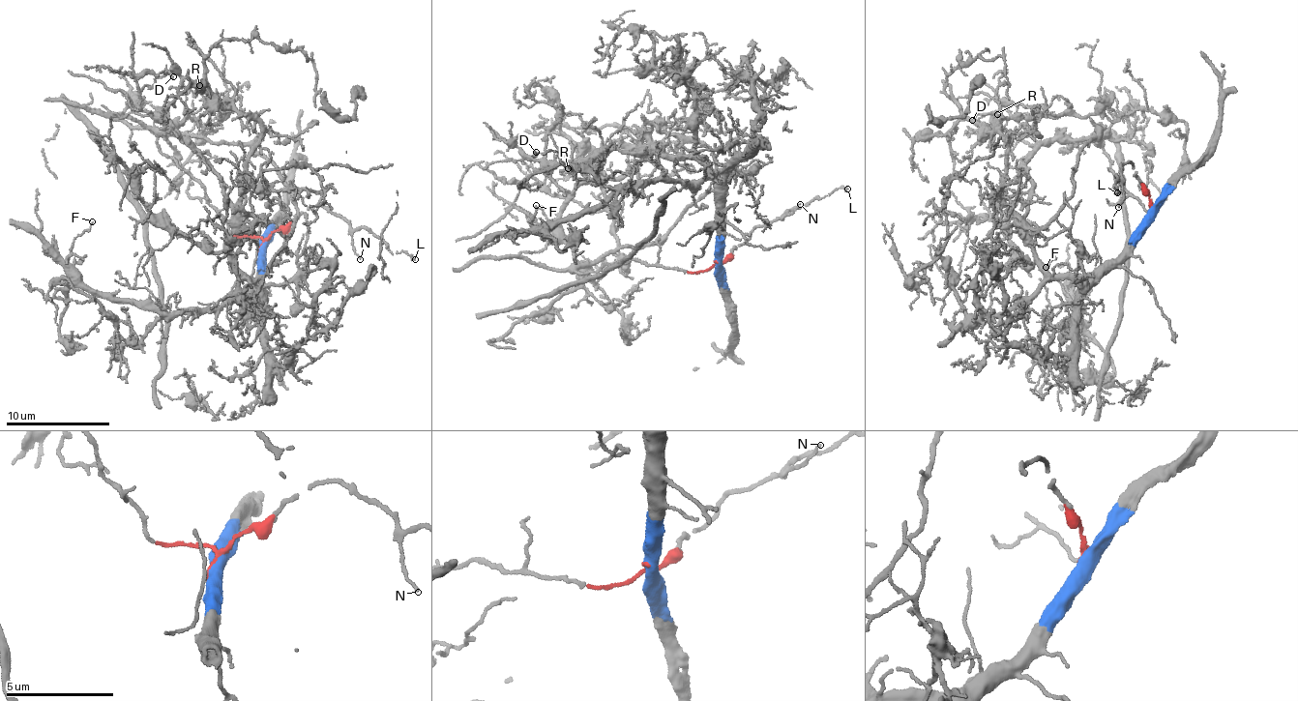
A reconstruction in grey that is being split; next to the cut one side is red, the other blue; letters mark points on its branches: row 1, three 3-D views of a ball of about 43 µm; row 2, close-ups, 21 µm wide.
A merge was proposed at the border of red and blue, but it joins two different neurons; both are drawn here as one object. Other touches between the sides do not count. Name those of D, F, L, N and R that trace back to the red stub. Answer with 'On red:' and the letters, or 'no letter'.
On red: L, N

